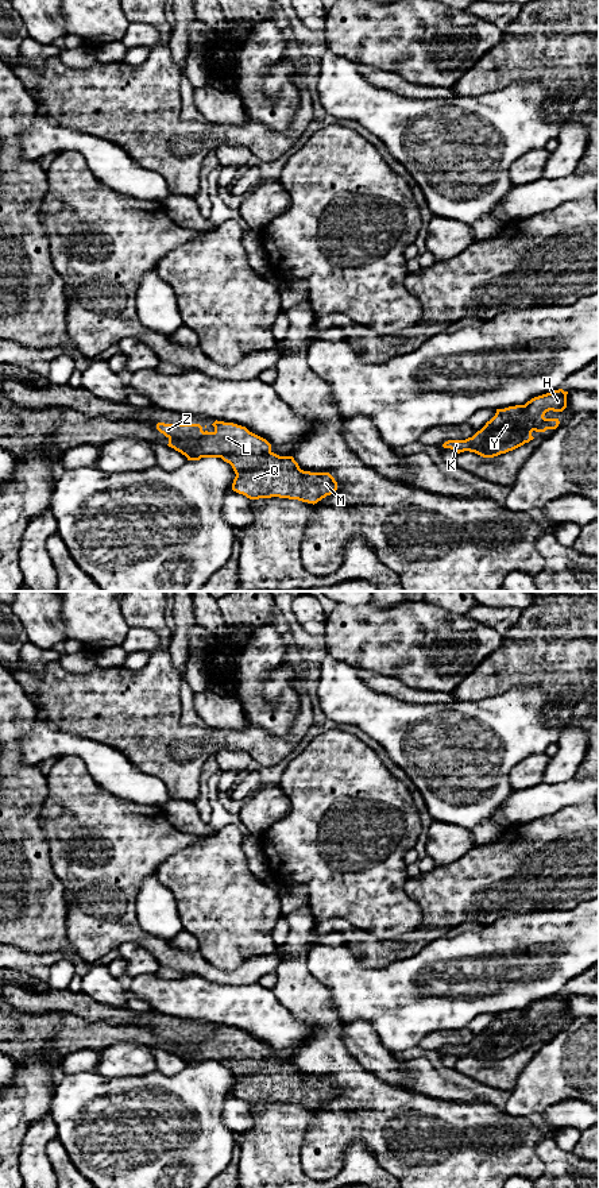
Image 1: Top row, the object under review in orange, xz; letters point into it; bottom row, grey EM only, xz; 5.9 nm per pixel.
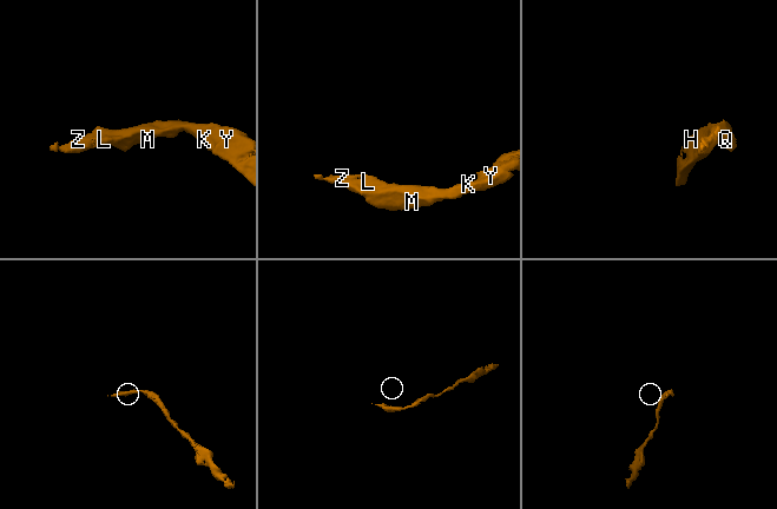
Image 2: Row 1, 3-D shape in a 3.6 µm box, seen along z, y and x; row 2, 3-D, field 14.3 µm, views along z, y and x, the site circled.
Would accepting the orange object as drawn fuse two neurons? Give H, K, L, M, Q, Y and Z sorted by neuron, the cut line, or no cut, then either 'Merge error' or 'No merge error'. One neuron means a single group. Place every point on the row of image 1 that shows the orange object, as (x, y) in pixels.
Groups: H K L M Q Y Z. No split. No merge error

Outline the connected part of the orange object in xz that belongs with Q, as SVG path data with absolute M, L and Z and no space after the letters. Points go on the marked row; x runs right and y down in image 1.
M217 420L212 425L213 432L204 432L200 424L158 423L156 429L169 439L167 446L185 455L188 460L221 458L229 463L236 474L232 490L250 500L279 497L314 505L337 490L337 482L329 472L301 470L293 456L274 454L266 439L250 432L246 427Z

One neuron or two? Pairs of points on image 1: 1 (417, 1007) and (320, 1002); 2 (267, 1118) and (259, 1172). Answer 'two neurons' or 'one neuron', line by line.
1: two neurons
2: one neuron

